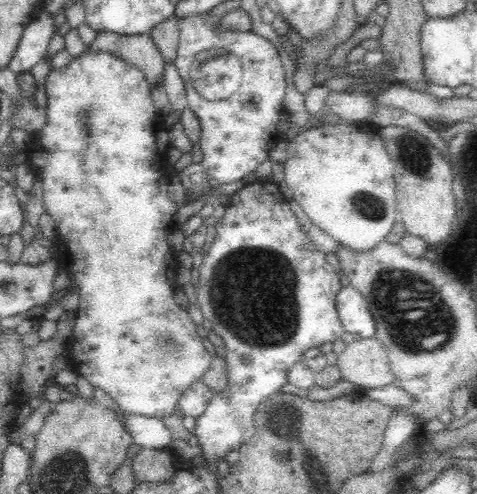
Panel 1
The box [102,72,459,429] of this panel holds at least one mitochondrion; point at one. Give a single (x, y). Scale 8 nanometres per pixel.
(253, 291)

